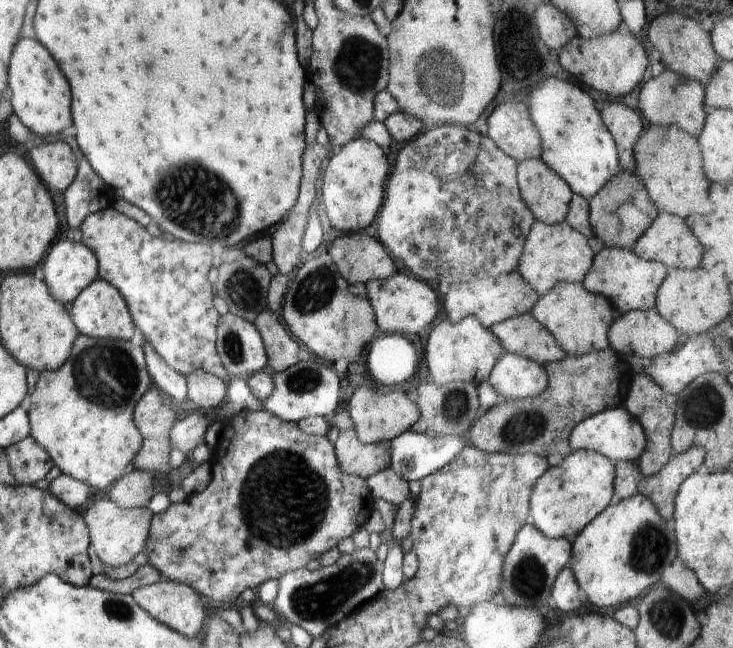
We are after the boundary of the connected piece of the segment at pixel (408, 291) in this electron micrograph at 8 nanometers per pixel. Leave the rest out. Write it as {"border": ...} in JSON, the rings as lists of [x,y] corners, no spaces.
{"border":[[[396,272],[392,278],[372,279],[366,283],[368,298],[372,303],[379,333],[416,334],[436,318],[440,312],[439,298],[435,288],[427,282]]]}

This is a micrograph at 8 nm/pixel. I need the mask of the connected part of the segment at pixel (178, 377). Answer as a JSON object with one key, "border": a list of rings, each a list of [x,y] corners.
{"border":[[[144,342],[143,351],[147,371],[151,376],[152,385],[161,392],[166,392],[179,407],[182,400],[187,398],[187,382],[185,376],[168,366],[152,348],[152,344]]]}

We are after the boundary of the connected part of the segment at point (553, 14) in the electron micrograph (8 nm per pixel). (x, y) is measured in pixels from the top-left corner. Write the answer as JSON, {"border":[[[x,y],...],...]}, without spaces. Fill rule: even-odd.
{"border":[[[552,2],[540,4],[535,14],[540,38],[548,48],[559,52],[568,41],[578,36],[576,24]]]}

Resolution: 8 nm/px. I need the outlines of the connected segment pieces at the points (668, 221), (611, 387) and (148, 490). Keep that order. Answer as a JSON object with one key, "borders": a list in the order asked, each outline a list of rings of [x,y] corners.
{"borders":[[[[659,212],[656,220],[652,222],[652,226],[637,238],[636,244],[632,249],[633,253],[644,260],[661,262],[668,269],[690,269],[698,268],[700,260],[702,260],[702,246],[700,242],[690,234],[686,222],[678,216]]],[[[612,348],[572,356],[568,353],[558,360],[543,365],[544,368],[552,368],[552,384],[534,398],[502,399],[481,414],[470,427],[468,443],[486,452],[503,452],[516,454],[536,454],[542,458],[550,458],[553,454],[567,456],[571,453],[569,434],[571,430],[583,420],[593,416],[604,409],[623,407],[625,397],[629,391],[634,373],[626,357],[619,355]]],[[[132,470],[120,477],[107,491],[107,498],[120,508],[146,508],[156,493],[154,473]]]]}

